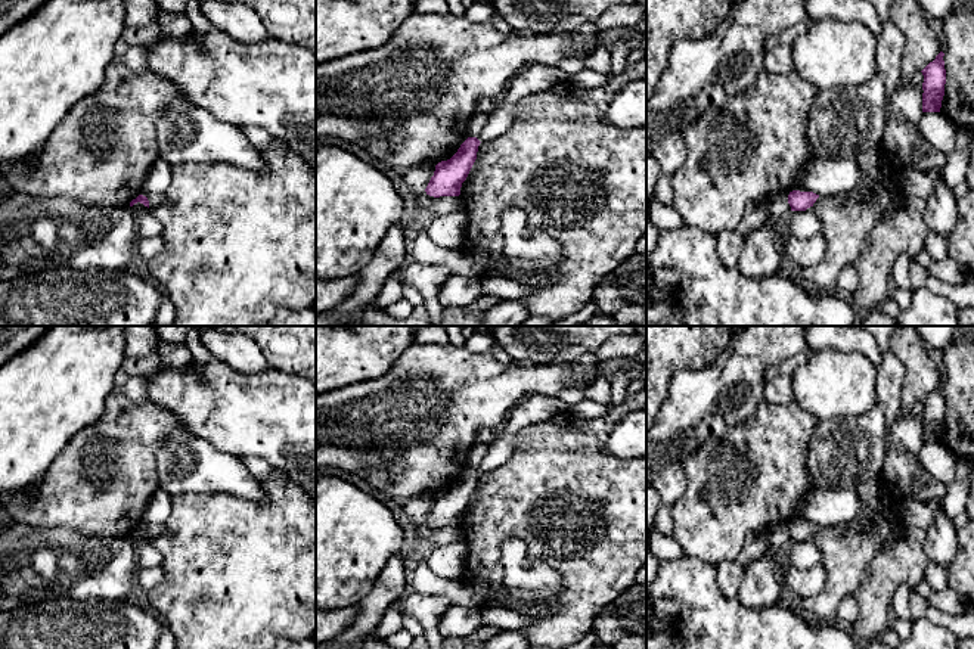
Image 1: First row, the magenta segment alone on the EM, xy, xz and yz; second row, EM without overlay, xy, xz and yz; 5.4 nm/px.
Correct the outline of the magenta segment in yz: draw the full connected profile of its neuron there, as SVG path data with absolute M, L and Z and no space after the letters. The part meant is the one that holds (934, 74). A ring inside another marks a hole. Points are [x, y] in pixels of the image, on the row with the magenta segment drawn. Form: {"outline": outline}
{"outline": "M940 52L936 59L921 71L924 75L922 112L940 112L946 84L943 56L944 53Z"}

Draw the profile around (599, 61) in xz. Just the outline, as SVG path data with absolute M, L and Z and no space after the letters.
M598 47L586 59L583 59L583 63L587 69L611 77L611 52L607 47Z

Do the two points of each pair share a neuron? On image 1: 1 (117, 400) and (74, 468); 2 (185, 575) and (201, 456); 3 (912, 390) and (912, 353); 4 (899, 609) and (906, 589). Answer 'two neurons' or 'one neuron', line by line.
1: one neuron
2: two neurons
3: one neuron
4: one neuron

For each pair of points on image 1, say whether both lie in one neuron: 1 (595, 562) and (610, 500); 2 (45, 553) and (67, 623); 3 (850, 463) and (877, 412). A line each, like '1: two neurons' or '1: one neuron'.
1: one neuron
2: two neurons
3: one neuron

